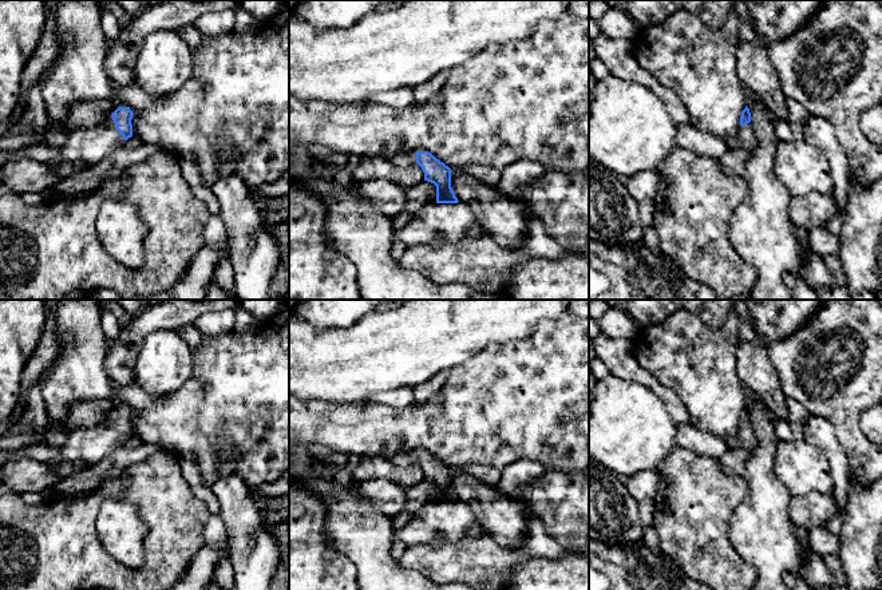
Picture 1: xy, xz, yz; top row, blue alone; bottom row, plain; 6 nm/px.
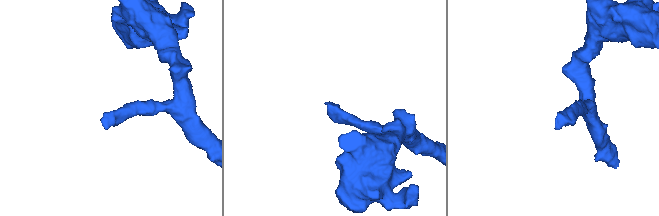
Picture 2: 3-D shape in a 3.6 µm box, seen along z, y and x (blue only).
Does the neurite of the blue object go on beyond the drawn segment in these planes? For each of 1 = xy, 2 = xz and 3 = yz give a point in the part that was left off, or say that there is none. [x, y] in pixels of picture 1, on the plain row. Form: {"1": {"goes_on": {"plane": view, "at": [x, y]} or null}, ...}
{"1": {"goes_on": {"plane": "xy", "at": [86, 446]}}, "2": {"goes_on": {"plane": "xz", "at": [403, 458]}}, "3": {"goes_on": {"plane": "yz", "at": [744, 439]}}}

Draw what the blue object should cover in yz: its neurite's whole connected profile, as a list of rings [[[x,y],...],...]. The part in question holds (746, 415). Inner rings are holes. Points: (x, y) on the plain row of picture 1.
[[[747,405],[740,415],[739,432],[735,436],[725,437],[724,441],[728,450],[744,450],[751,452],[756,447],[758,440],[751,425],[751,412]]]

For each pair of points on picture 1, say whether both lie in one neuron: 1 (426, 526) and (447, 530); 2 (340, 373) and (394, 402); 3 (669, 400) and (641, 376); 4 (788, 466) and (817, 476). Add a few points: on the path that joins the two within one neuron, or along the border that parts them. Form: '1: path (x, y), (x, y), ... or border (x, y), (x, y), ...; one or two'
1: path (431, 526), (442, 526); one
2: border (408, 385), (372, 392), (364, 400); two
3: path (663, 394), (648, 380); one
4: path (795, 466), (801, 466), (810, 472); one

